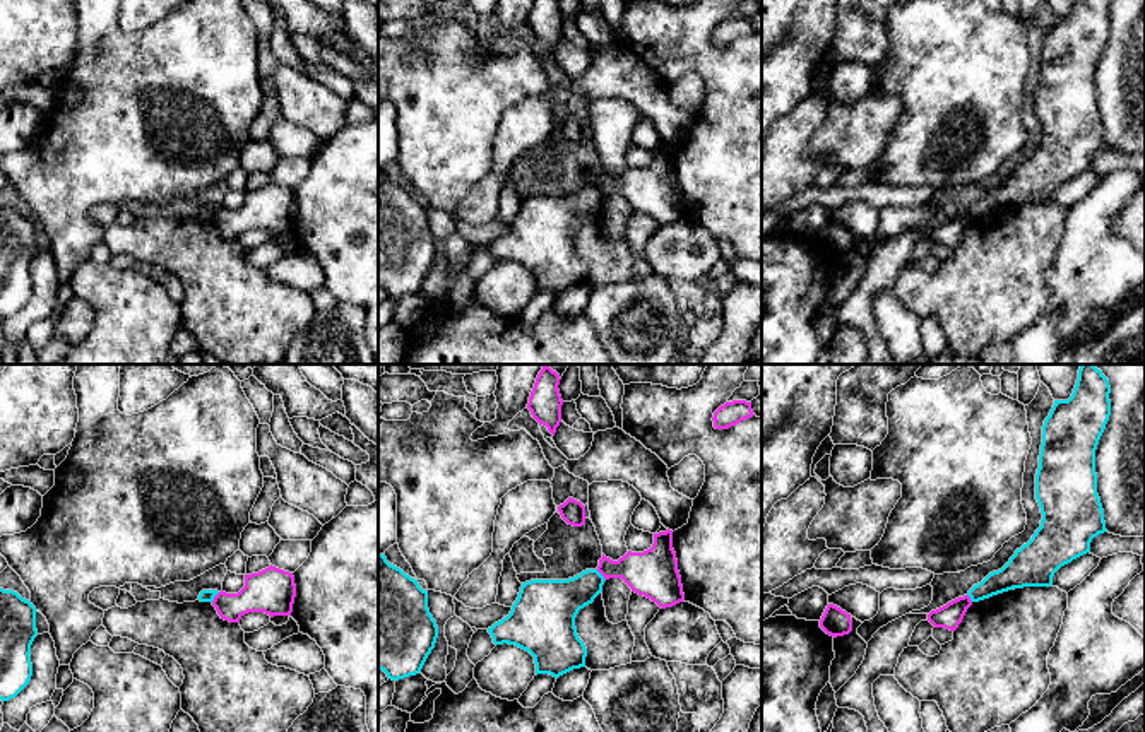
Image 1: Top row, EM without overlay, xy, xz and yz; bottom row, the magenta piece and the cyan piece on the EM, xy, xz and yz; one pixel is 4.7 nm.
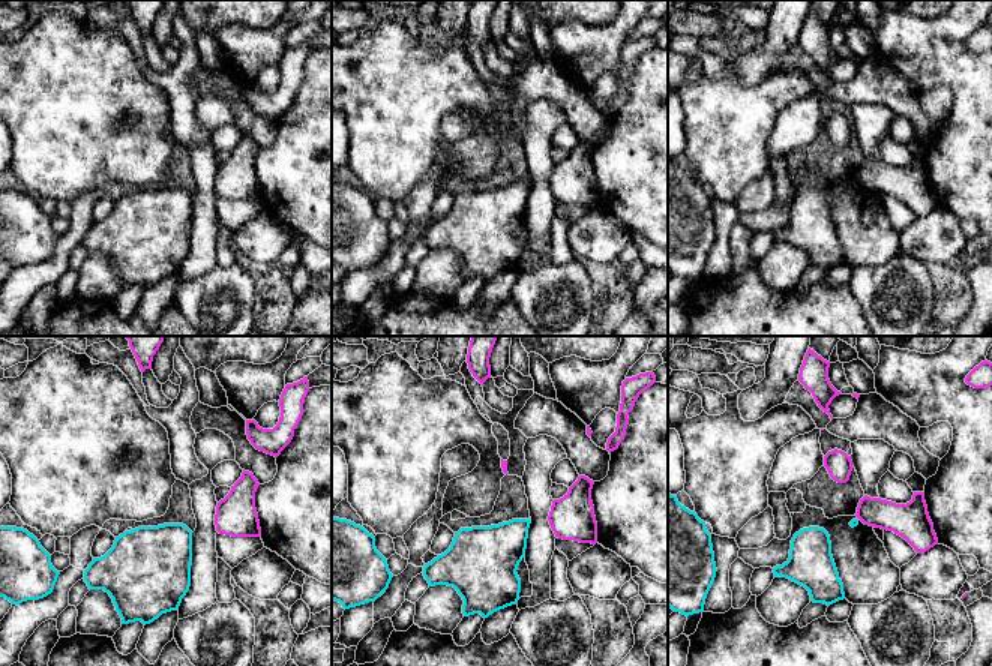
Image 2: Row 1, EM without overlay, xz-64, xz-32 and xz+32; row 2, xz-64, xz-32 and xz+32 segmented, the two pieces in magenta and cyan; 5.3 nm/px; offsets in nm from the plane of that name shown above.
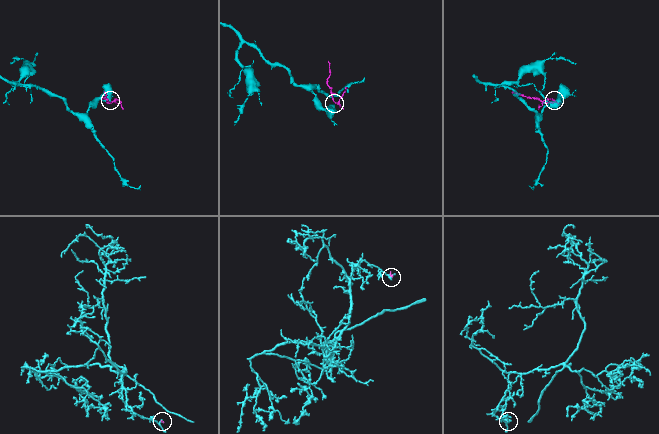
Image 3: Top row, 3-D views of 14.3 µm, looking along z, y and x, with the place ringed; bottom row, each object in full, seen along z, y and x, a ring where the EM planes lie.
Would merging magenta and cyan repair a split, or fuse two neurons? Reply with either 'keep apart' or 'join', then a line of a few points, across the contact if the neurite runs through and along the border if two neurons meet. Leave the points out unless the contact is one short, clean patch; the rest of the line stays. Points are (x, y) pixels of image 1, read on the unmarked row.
keep apart; line xz (596, 187), (605, 197)

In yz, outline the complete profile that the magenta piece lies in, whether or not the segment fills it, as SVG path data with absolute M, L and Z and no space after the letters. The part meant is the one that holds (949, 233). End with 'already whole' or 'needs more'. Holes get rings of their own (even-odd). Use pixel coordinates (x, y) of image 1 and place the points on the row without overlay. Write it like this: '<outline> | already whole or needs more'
M969 212L958 214L948 219L946 222L936 227L931 227L928 231L928 238L934 245L945 245L945 246L955 248L970 222L972 222L972 217Z | already whole

